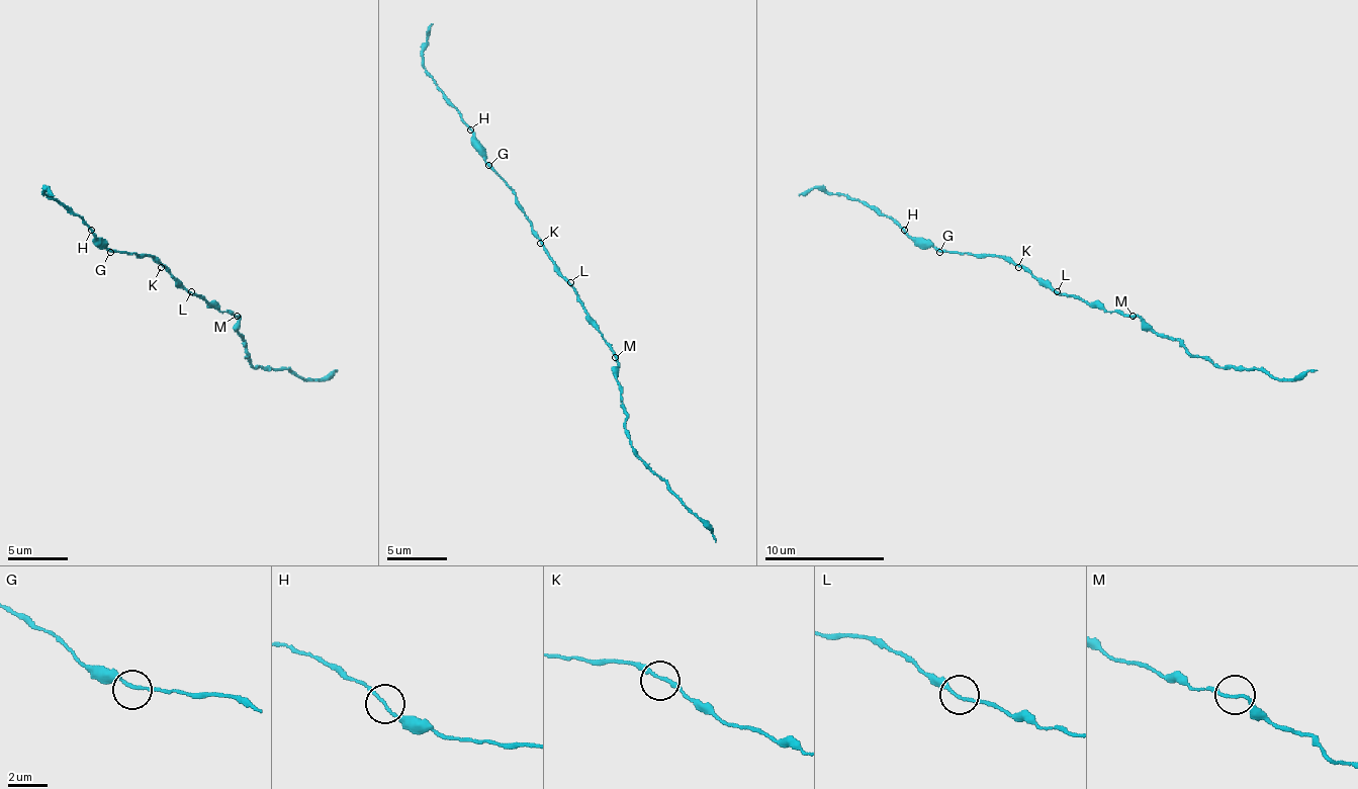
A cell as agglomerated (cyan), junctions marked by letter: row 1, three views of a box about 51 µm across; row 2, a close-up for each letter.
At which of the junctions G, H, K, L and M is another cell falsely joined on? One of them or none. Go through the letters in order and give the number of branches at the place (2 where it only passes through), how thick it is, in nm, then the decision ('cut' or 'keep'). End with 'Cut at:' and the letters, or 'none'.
G: 2 | 140 nm | keep
H: 2 | 140 nm | keep
K: 2 | 160 nm | keep
L: 2 | 130 nm | keep
M: 2 | 140 nm | keep
Cut at: none

